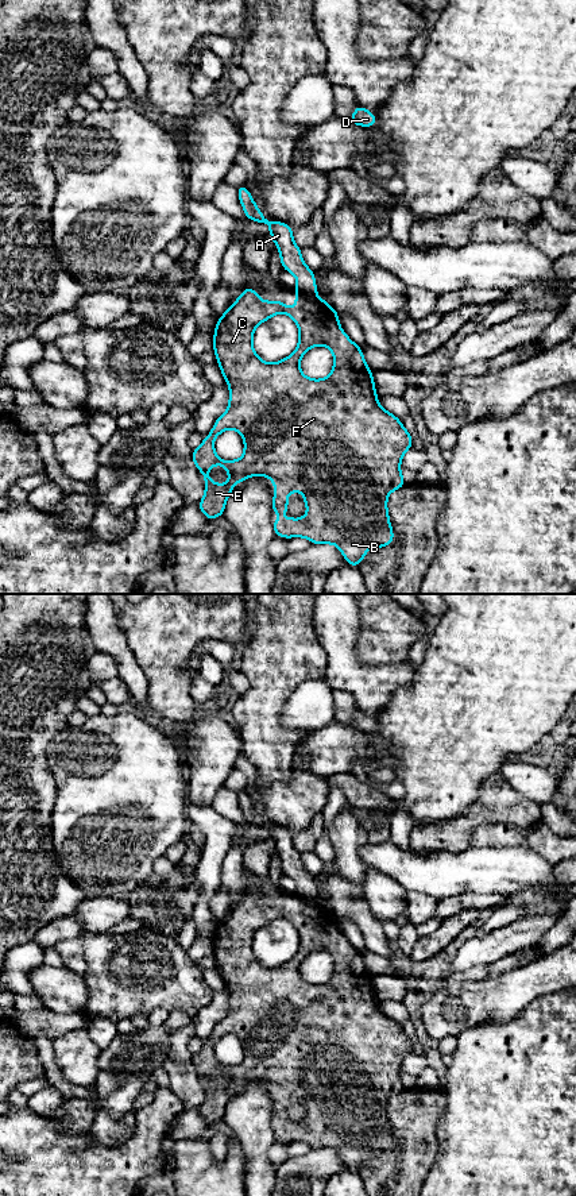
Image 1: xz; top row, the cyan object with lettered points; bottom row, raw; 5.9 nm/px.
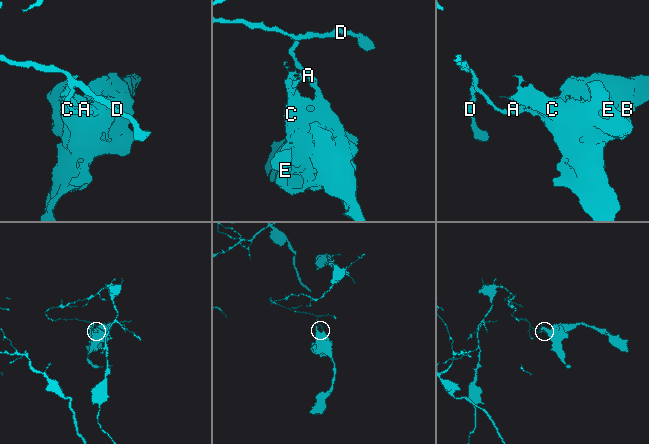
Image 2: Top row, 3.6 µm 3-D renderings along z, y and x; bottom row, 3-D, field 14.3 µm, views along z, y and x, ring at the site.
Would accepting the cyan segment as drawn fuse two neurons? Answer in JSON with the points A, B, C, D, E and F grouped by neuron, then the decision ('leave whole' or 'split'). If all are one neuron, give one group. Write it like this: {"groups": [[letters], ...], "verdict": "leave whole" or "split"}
{"groups": [["A", "D"], ["B", "C", "E", "F"]], "verdict": "split"}

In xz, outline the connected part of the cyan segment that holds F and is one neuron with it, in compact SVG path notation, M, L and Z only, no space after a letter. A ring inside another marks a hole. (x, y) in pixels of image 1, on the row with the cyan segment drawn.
M247 286L240 297L219 317L213 351L224 381L229 385L229 404L212 431L204 437L202 444L192 451L192 459L204 477L205 495L198 502L200 510L208 521L224 514L225 502L233 491L236 482L244 482L254 475L270 478L275 486L272 497L272 514L289 514L287 504L291 501L283 495L302 491L308 512L304 518L272 520L275 537L306 537L312 544L335 544L349 566L357 567L368 548L379 549L394 541L394 532L388 518L387 495L406 485L401 474L401 459L411 448L413 436L402 425L401 420L378 404L378 394L372 371L368 369L362 347L355 344L341 329L339 313L324 298L306 293L295 293L295 306L287 308L285 301L263 301L252 286ZM274 315L290 316L299 329L298 346L291 355L275 362L263 362L252 347L255 328ZM313 346L328 347L335 358L332 373L324 379L310 379L299 370L301 358ZM225 429L237 431L244 440L244 455L239 460L221 460L213 443ZM212 466L223 466L229 481L225 485L214 483L208 474Z

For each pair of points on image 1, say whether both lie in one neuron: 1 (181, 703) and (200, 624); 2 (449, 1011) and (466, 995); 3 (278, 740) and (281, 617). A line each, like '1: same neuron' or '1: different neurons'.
1: same neuron
2: same neuron
3: same neuron

